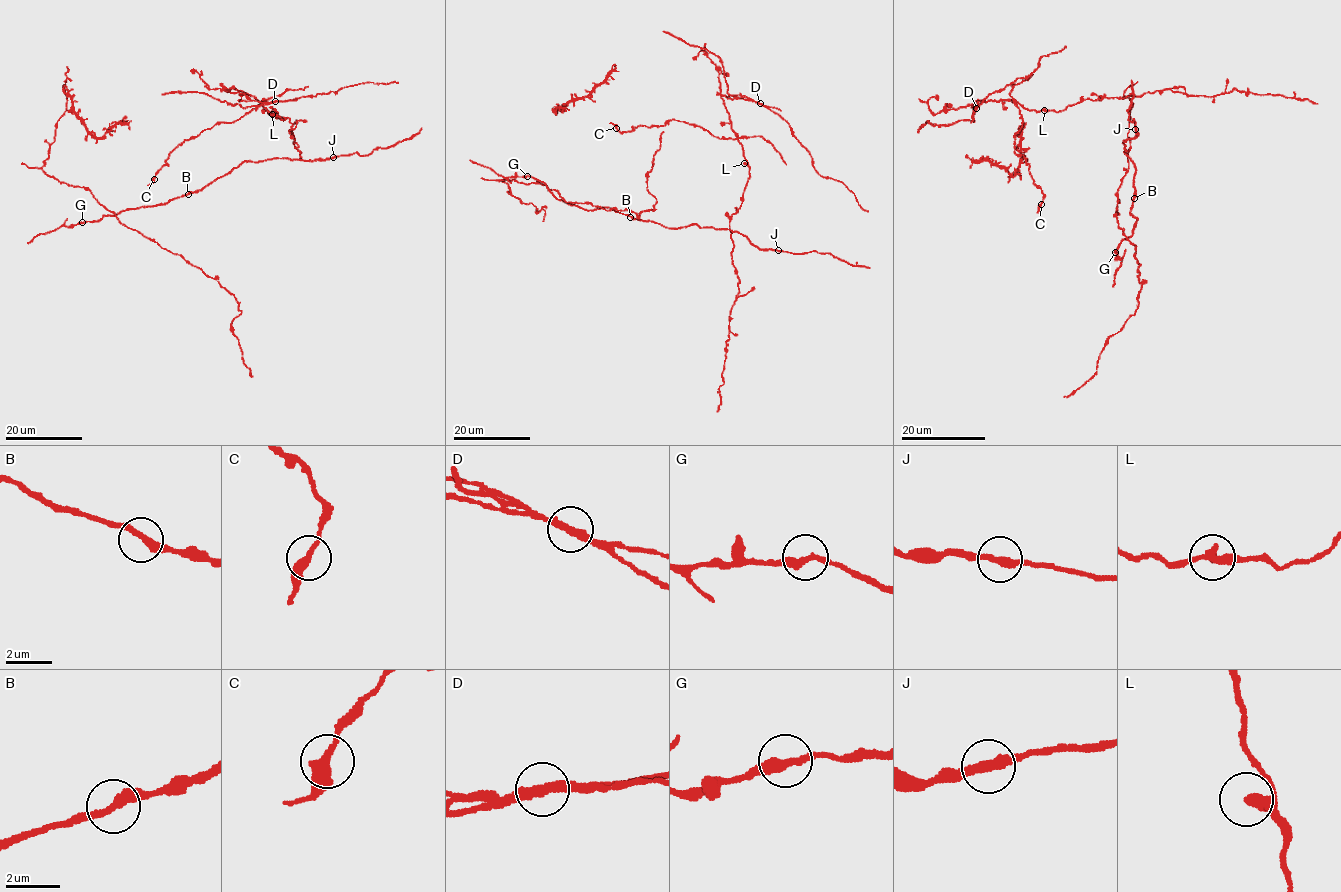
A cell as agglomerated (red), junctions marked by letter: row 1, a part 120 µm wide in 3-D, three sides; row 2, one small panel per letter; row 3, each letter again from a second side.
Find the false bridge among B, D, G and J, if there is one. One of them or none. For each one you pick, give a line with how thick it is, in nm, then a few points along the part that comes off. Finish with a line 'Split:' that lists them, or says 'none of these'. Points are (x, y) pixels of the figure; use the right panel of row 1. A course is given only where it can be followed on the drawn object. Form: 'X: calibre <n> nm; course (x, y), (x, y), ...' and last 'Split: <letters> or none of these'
D: calibre 320 nm; course (976, 107), (977, 100), (1010, 99), (1057, 112), (1089, 99), (1168, 89), (1206, 96), (1236, 89), (1317, 104)
Split: D

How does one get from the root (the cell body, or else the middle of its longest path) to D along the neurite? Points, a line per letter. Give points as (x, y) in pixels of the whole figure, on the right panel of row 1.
D: (1122, 99), (1086, 99), (1058, 112), (1025, 109), (1007, 99), (977, 100), (972, 106), (975, 112), (976, 107)

